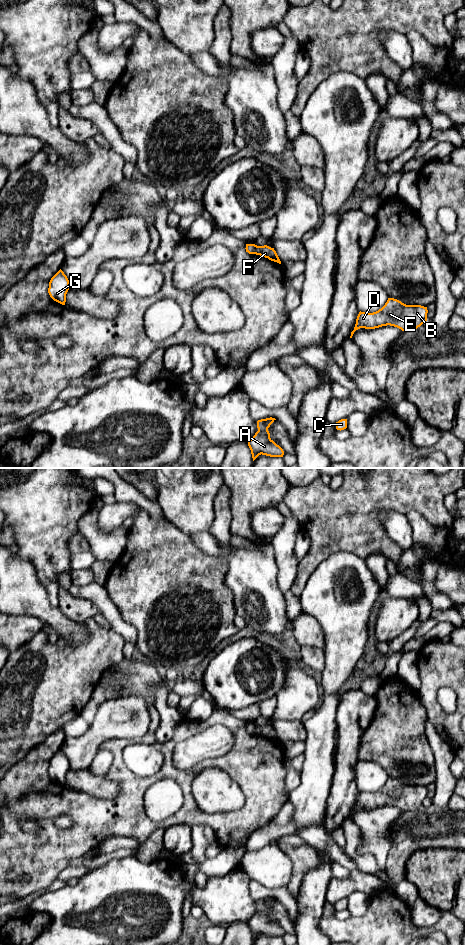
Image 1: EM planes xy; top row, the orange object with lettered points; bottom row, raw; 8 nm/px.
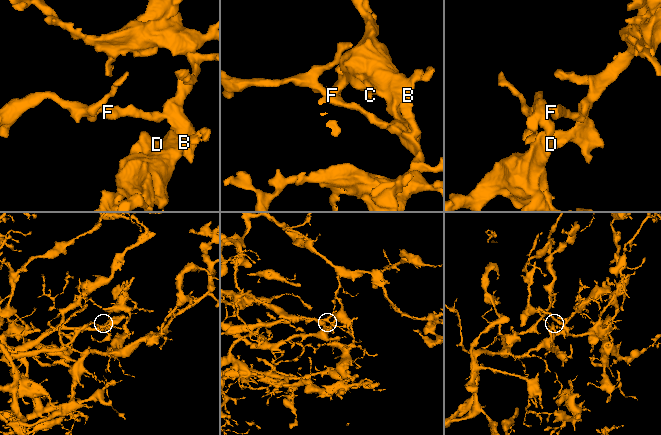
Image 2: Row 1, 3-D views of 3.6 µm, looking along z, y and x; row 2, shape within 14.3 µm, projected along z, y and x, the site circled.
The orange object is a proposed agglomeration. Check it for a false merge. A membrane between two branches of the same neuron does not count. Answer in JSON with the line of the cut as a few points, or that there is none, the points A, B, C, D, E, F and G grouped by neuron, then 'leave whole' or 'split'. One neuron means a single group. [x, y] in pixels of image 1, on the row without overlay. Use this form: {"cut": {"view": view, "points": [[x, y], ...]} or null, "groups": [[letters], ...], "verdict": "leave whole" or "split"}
{"cut": {"view": "xy", "points": [[256, 725], [255, 733]]}, "groups": [["A", "B", "C", "D", "E", "F"], ["G"]], "verdict": "split"}

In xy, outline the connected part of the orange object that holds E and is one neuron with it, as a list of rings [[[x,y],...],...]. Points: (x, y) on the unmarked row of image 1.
[[[388,778],[385,785],[376,792],[359,792],[350,818],[360,808],[375,809],[390,805],[402,811],[414,810],[427,801],[427,793],[427,787],[406,785],[397,779]]]

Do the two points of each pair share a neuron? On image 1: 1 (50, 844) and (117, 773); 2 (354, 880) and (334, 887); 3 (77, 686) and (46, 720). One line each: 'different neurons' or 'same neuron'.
1: same neuron
2: same neuron
3: same neuron

